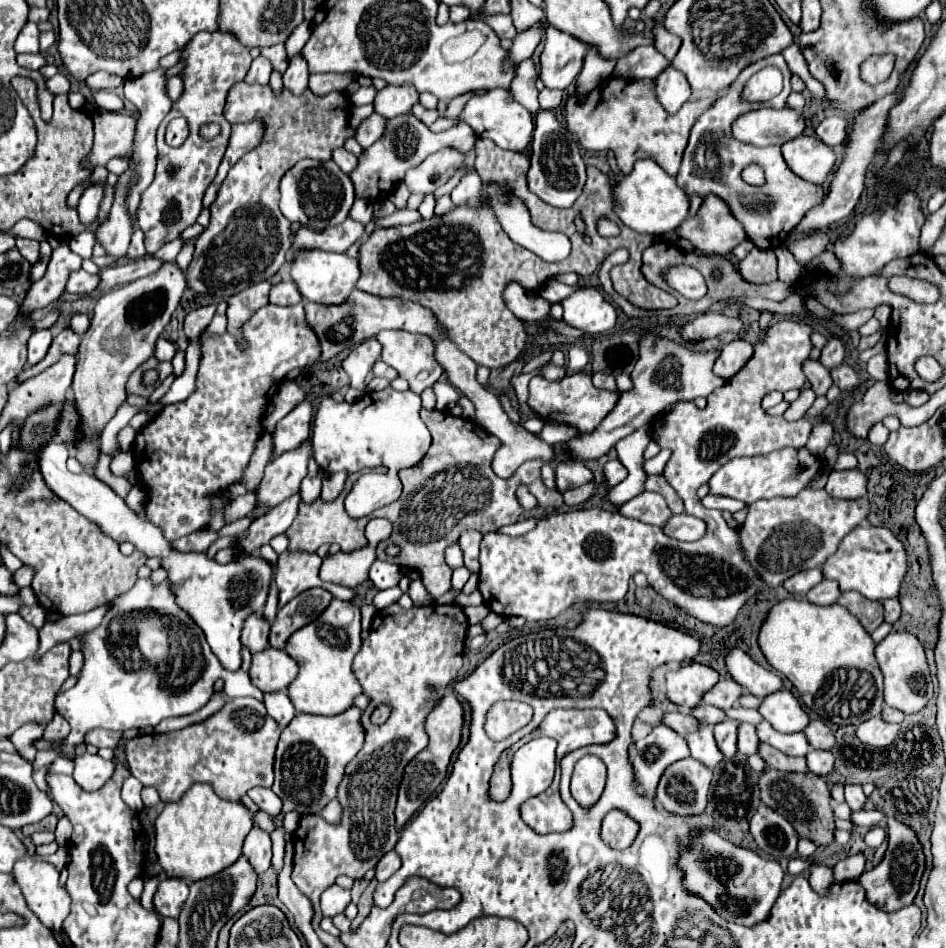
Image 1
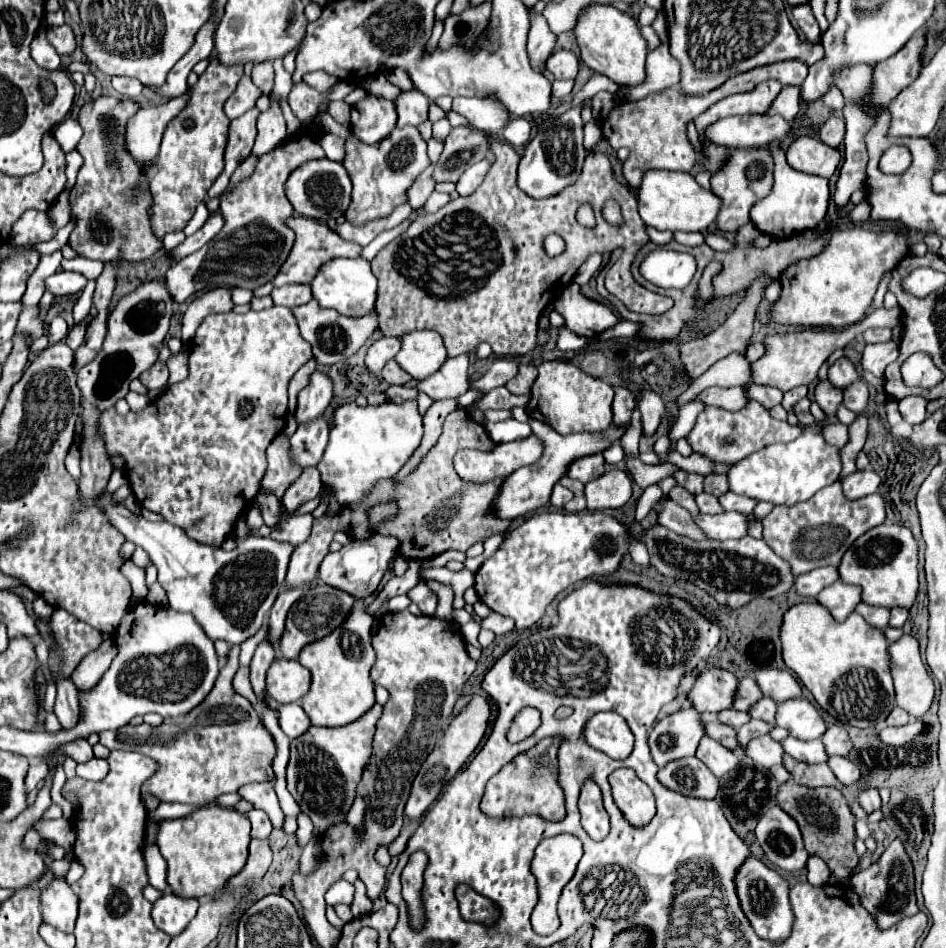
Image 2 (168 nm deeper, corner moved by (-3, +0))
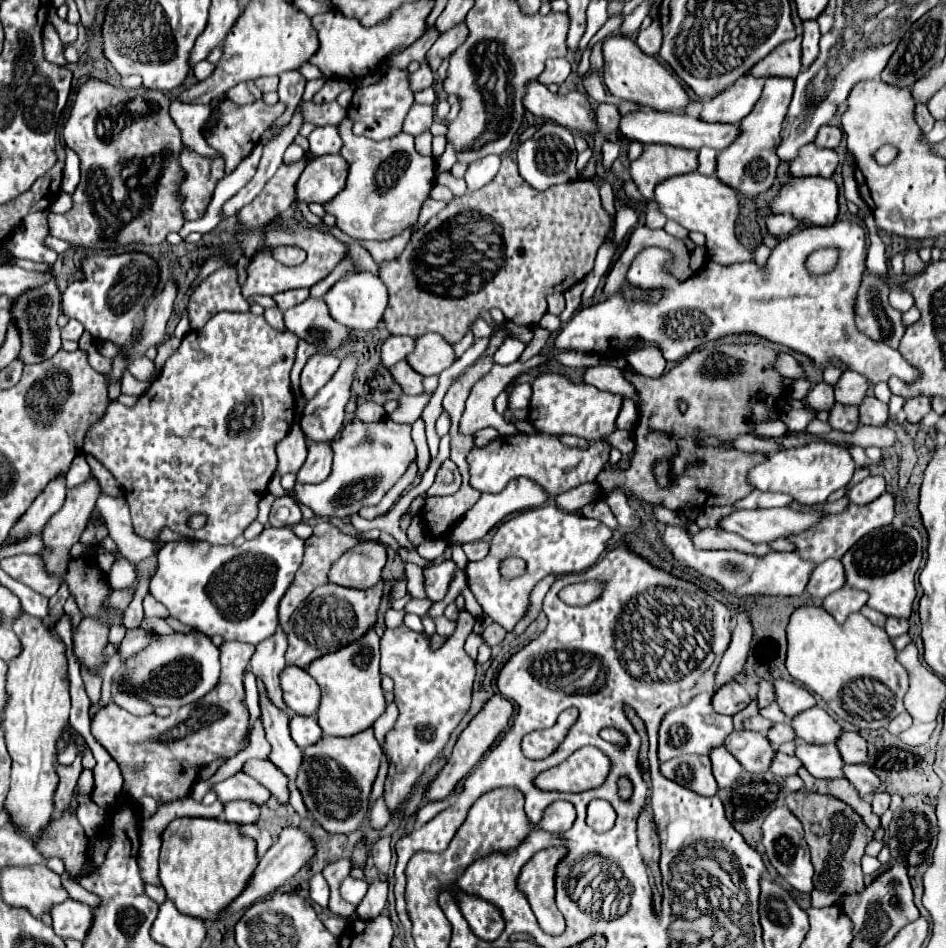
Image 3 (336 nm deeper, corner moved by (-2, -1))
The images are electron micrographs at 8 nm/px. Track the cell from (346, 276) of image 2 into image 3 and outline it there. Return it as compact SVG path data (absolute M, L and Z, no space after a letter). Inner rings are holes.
M360 270L360 272L348 274L340 282L336 282L324 294L324 302L328 304L328 310L336 322L340 322L352 330L374 330L376 324L382 320L384 308L388 304L388 292L386 292L384 282L376 274Z

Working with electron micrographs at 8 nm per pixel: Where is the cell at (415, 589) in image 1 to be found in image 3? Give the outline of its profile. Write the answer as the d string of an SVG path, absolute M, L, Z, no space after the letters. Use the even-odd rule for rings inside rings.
M278 626L276 634L260 642L252 656L252 672L264 680L270 700L280 708L286 708L282 702L280 684L278 684L278 674L286 668L286 662L284 662L286 648L288 648L286 632L282 630L282 626Z

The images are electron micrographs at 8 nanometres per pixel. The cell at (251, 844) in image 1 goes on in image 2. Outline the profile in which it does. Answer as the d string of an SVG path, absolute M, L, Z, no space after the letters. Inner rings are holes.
M251 809L245 813L245 817L251 821L251 837L255 837L255 839L267 839L269 837L273 825L271 825L265 811Z

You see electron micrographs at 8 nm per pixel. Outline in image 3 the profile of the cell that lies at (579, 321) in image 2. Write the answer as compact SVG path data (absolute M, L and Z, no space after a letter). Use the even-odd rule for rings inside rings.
M854 220L836 222L824 228L802 228L788 234L772 250L766 274L762 274L754 262L724 266L708 261L703 269L685 281L672 277L662 286L652 286L664 288L664 296L658 304L630 304L620 296L612 296L594 306L580 308L560 328L554 344L560 350L596 352L614 358L622 352L626 340L640 338L658 342L664 358L668 362L678 362L700 344L714 342L726 334L752 332L810 356L818 366L836 358L874 384L886 382L890 376L914 384L920 378L920 372L898 350L856 330L856 290L866 272L866 250L868 242L864 228ZM822 248L836 248L838 264L828 274L812 276L806 268L806 260L812 252Z

